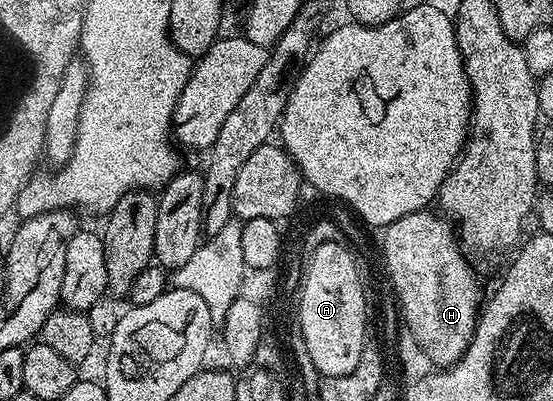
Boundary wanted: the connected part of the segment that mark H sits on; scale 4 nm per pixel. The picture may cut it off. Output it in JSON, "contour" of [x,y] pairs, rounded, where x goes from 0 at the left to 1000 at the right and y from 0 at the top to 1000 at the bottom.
{"contour":[[[763,524],[694,561],[696,668],[703,676],[702,706],[709,716],[723,718],[740,803],[754,828],[754,840],[772,853],[778,888],[783,888],[776,908],[817,913],[841,880],[855,828],[863,820],[866,781],[873,768],[873,738],[870,748],[870,708],[863,701],[846,643],[834,631],[837,618],[821,561],[803,536],[785,529]]]}

